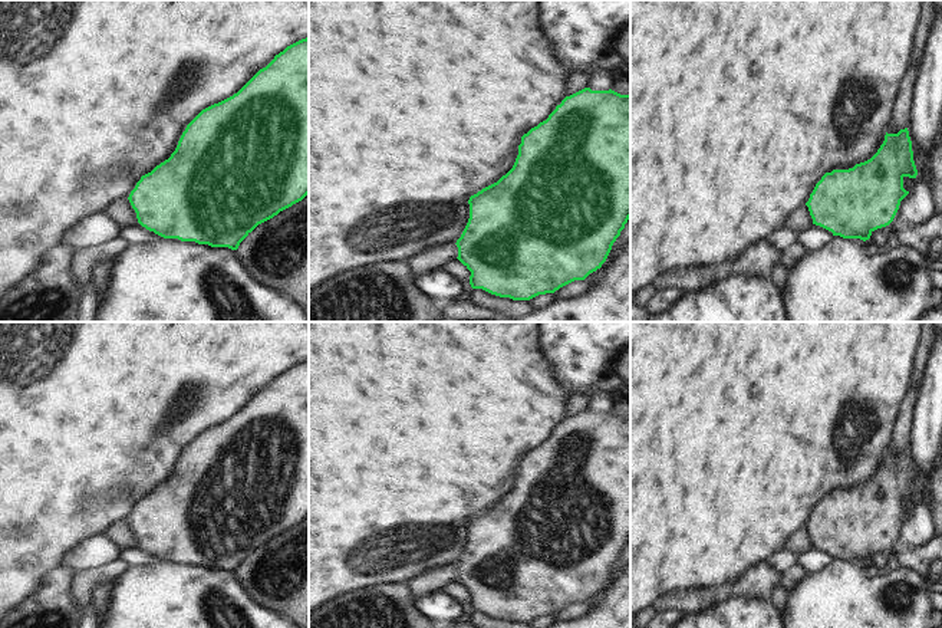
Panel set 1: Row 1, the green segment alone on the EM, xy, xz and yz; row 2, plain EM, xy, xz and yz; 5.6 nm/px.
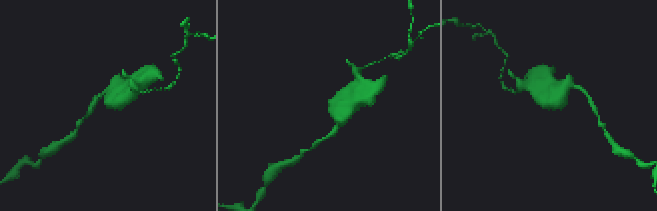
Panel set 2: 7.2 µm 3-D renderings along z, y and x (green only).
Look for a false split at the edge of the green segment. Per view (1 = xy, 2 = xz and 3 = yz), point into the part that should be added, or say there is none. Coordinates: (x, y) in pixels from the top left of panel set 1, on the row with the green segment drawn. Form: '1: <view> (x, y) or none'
1: none
2: none
3: none

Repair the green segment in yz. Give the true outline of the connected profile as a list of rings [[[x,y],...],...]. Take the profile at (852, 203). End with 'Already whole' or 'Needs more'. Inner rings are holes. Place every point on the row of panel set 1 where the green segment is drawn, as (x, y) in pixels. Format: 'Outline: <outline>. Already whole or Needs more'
Outline: [[[908,128],[885,135],[877,152],[849,170],[826,172],[806,206],[813,224],[843,239],[869,240],[877,228],[889,226],[909,194],[903,178],[916,178]]]. Already whole.

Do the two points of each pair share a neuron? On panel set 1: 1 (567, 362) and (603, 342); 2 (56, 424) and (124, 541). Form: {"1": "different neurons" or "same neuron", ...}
{"1": "same neuron", "2": "different neurons"}

